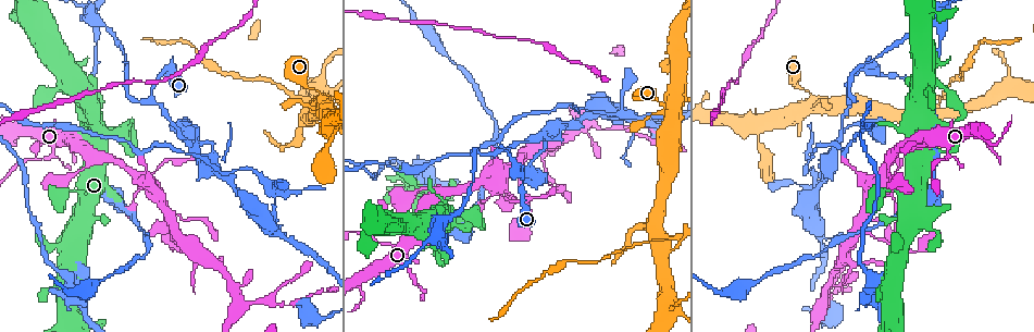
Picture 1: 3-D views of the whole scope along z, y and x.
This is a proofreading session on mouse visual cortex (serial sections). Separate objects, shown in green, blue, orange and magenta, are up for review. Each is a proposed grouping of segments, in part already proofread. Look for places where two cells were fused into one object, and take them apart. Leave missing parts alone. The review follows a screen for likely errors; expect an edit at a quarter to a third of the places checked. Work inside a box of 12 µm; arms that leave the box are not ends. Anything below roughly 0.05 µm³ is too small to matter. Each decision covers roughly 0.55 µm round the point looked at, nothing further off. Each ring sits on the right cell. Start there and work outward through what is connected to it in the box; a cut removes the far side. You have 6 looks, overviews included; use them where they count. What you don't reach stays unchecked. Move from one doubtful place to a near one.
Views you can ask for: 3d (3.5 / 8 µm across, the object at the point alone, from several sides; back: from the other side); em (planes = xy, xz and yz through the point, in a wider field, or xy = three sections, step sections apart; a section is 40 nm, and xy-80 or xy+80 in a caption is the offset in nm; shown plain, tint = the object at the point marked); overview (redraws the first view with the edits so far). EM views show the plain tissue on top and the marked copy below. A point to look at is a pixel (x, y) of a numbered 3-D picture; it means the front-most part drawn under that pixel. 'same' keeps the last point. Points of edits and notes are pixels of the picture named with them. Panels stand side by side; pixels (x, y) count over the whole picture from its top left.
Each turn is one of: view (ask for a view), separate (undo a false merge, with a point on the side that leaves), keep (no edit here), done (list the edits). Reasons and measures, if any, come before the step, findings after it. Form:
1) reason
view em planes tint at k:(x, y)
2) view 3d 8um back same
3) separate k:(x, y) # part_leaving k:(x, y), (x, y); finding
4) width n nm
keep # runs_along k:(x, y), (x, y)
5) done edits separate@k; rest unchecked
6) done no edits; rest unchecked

branch point
view em planes tint at 1:(152, 99)

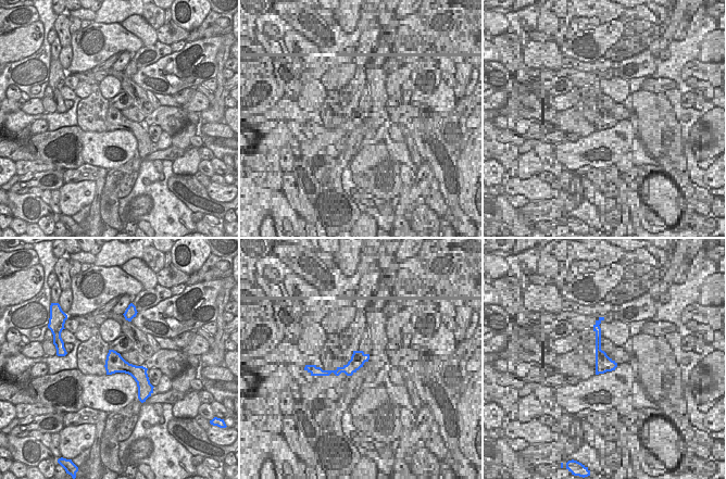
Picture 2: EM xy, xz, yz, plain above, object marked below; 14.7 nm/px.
view 3d 3.5um same

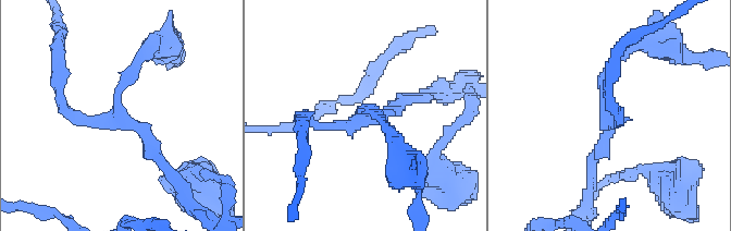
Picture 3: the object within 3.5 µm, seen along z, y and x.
arms 3; arm_widths 150, 150, 200 nm
keep # runs_along 3:(620, 58), (592, 165); all the same cell

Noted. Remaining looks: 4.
thick turns thin
view 3d 3.5um at 1:(842, 141)

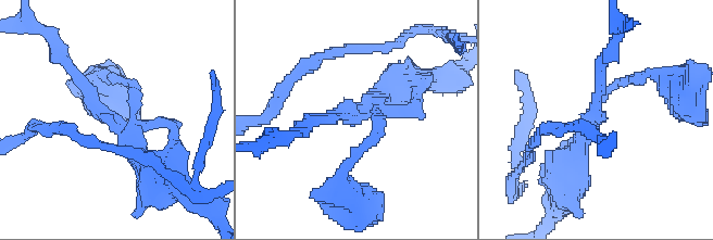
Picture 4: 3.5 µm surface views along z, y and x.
view em xy step 5 tint at 4:(599, 118)

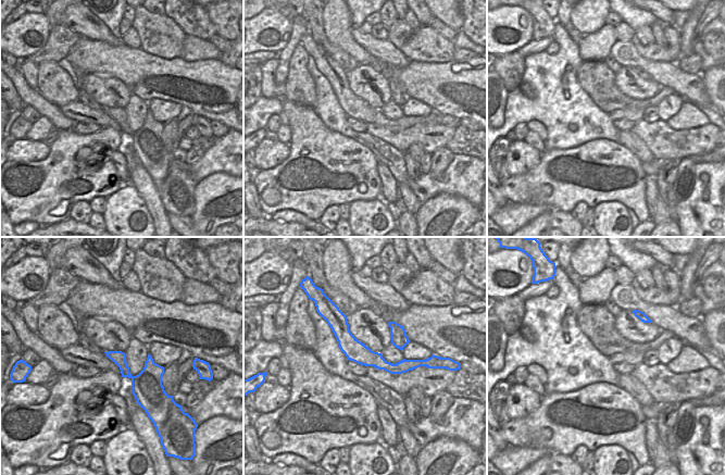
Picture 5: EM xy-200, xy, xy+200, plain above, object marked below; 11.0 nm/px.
cut it another way
view em xy step 1 tint same

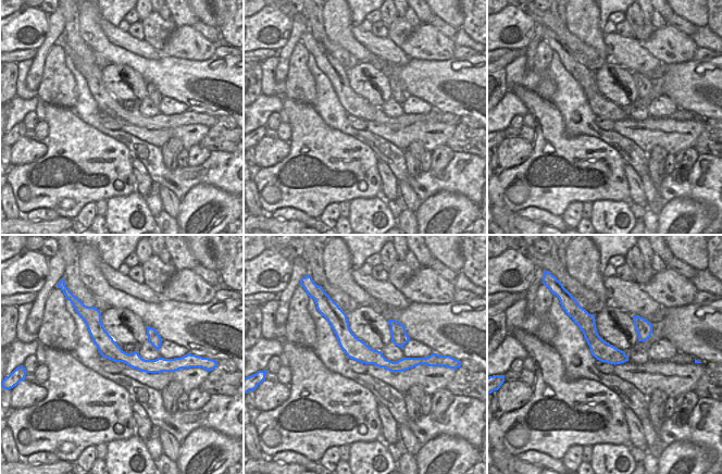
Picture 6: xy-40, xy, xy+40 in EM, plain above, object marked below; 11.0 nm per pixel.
keep # runs_along 6:(89, 324), (120, 356), (169, 363); all the same cell

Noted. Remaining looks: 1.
done no edits; rest unchecked

